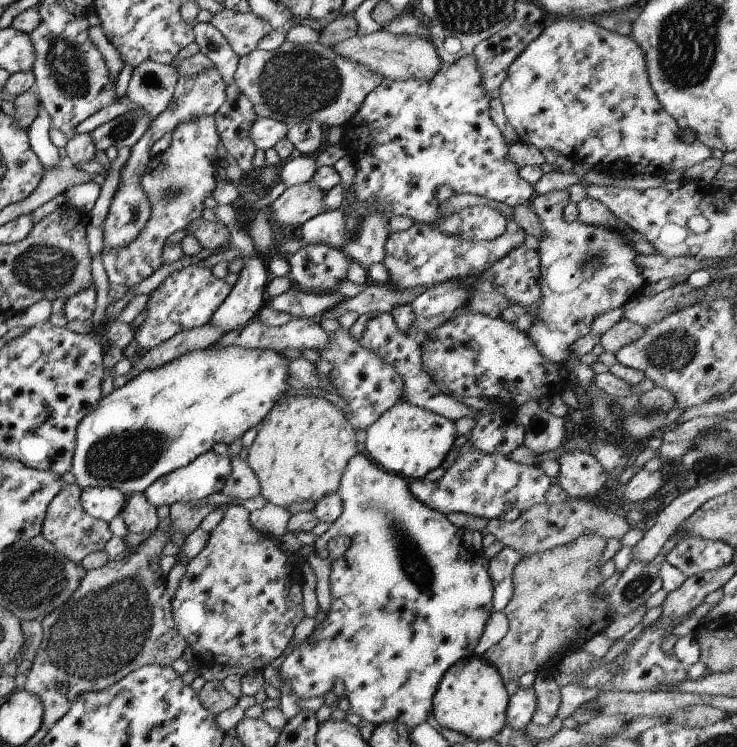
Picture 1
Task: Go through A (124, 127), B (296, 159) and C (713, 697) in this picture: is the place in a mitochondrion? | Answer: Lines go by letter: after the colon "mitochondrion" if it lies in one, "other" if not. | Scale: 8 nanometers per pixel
A: mitochondrion
B: other
C: other

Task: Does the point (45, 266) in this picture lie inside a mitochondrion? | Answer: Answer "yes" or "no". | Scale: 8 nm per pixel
yes

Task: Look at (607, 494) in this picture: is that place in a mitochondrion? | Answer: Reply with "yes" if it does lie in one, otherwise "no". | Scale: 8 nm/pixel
no

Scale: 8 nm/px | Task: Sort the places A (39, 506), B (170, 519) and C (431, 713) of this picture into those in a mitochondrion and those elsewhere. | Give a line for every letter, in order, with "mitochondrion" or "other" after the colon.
A: other
B: other
C: other

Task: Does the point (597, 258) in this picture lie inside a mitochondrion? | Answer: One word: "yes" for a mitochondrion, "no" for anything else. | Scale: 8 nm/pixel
yes

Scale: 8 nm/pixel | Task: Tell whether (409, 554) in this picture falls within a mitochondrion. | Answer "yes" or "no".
yes

